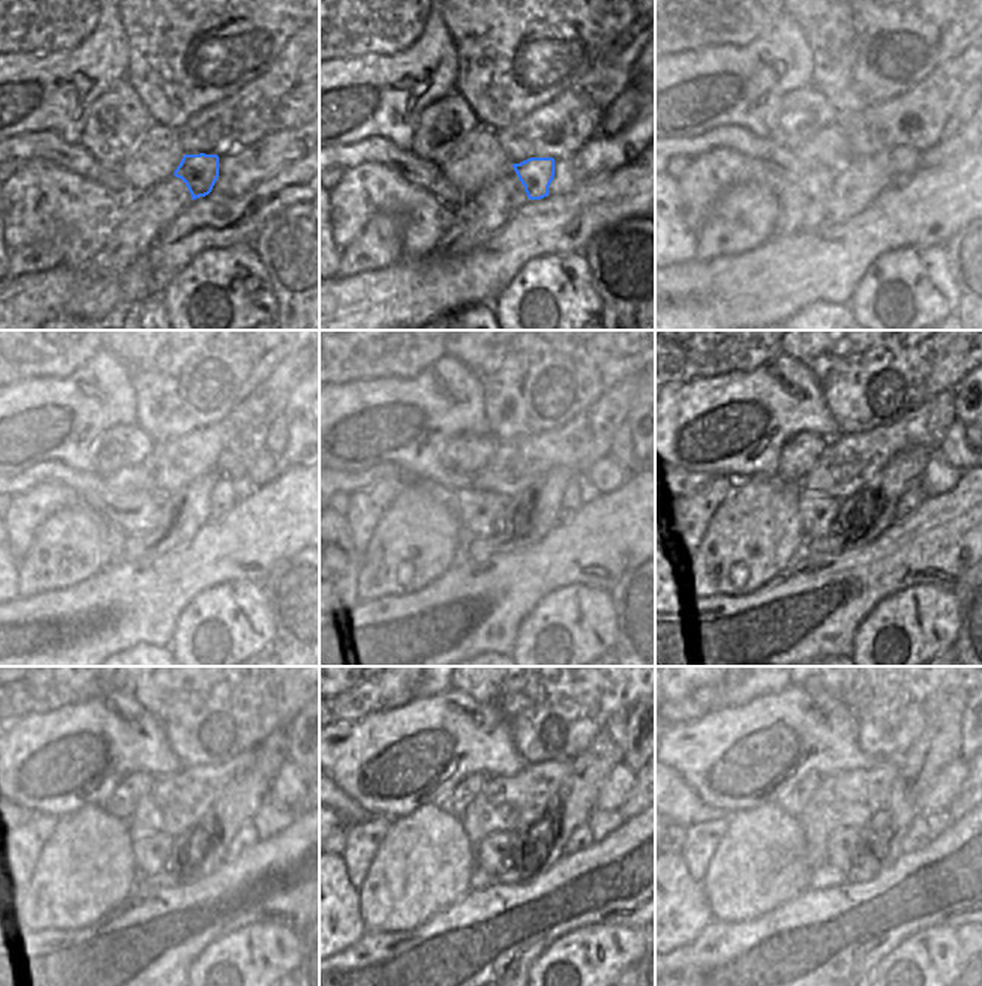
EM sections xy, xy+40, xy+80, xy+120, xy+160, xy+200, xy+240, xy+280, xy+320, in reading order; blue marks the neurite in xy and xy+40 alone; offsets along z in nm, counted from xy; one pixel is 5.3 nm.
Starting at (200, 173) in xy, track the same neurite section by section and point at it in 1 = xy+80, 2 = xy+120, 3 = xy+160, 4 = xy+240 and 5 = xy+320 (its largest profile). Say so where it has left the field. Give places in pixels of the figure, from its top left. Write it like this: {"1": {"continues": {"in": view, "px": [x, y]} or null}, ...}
{"1": {"continues": {"in": "xy+80", "px": [900, 164]}}, "2": {"continues": {"in": "xy+120", "px": [231, 491]}}, "3": {"continues": {"in": "xy+160", "px": [576, 494]}}, "4": {"continues": {"in": "xy+240", "px": [246, 836]}}, "5": {"continues": {"in": "xy+320", "px": [918, 836]}}}

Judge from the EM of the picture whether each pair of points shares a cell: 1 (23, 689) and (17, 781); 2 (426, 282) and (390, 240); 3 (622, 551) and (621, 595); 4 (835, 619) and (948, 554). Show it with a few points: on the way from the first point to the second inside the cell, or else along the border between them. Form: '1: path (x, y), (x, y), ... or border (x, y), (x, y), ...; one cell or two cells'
1: border (56, 709), (20, 715), (15, 719); two cells
2: border (402, 257), (384, 267), (368, 270); two cells
3: border (639, 565), (628, 569), (609, 590); two cells
4: path (864, 595), (907, 554), (919, 554); one cell

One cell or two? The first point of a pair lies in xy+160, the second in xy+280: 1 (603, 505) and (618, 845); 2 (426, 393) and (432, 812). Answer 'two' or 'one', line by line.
1: one
2: two

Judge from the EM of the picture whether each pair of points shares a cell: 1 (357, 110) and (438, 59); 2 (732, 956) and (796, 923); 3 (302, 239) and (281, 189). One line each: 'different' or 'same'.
1: same
2: same
3: different

